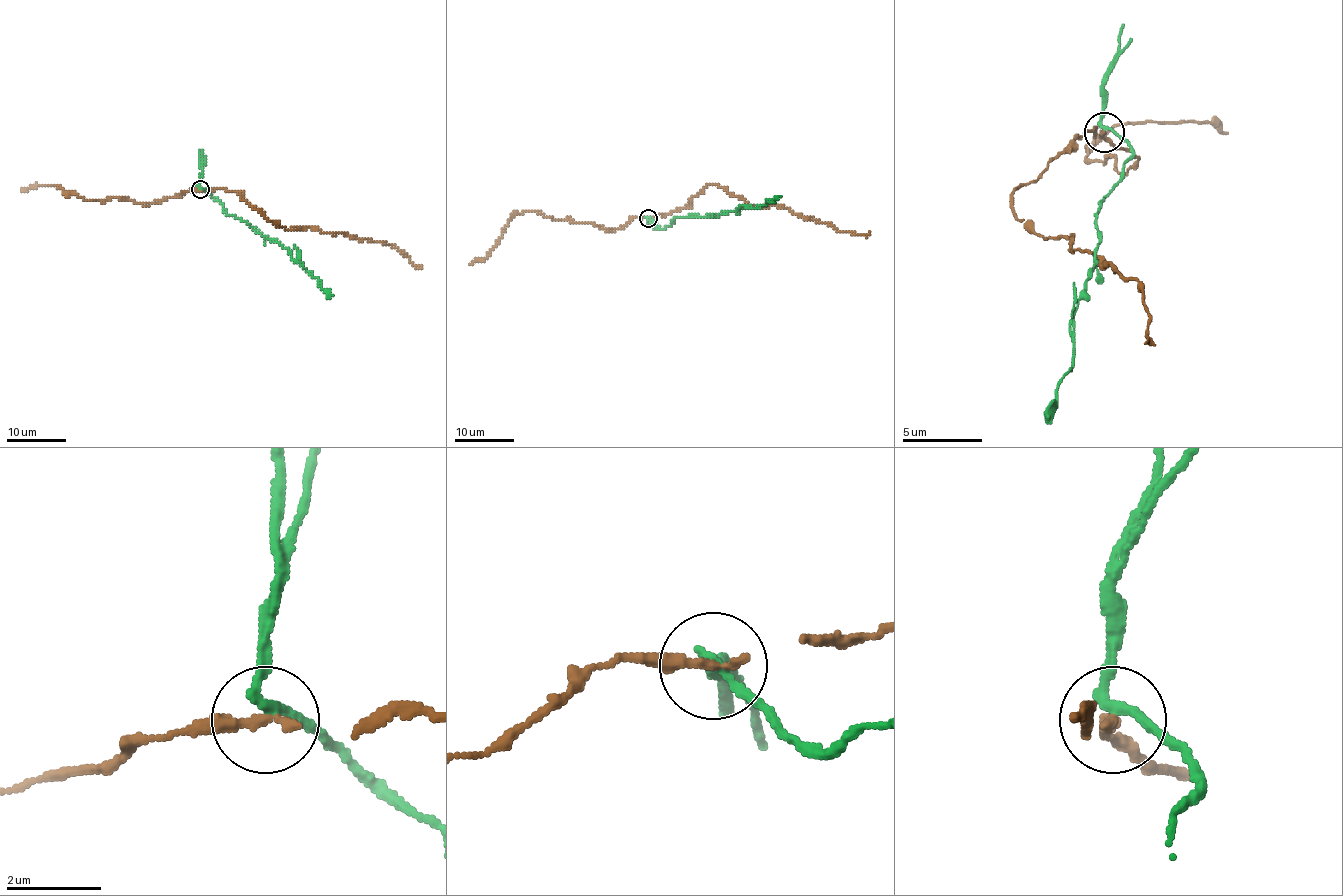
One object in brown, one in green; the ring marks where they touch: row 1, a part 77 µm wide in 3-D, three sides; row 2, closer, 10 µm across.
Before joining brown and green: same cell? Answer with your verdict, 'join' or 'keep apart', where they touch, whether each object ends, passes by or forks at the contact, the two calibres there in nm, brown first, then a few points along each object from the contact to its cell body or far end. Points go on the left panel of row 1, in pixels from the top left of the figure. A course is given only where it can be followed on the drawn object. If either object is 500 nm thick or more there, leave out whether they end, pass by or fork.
keep apart; at (200, 189); brown ends there; green passes by; 280 nm thick on the brown side, 190 nm on the other; brown runs (200, 189), (235, 191), (252, 208), (286, 229), (317, 228), (326, 234), (390, 244), (422, 268); green runs (200, 189), (216, 198), (227, 214), (234, 214), (265, 236), (275, 239), (332, 296)

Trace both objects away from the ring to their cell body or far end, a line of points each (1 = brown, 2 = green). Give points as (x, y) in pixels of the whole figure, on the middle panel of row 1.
1: (648, 218), (683, 209), (706, 186), (718, 185), (750, 206), (783, 206), (838, 229), (870, 232)
2: (648, 218), (657, 226), (664, 228), (675, 218), (734, 212), (741, 206), (759, 207), (780, 197)

